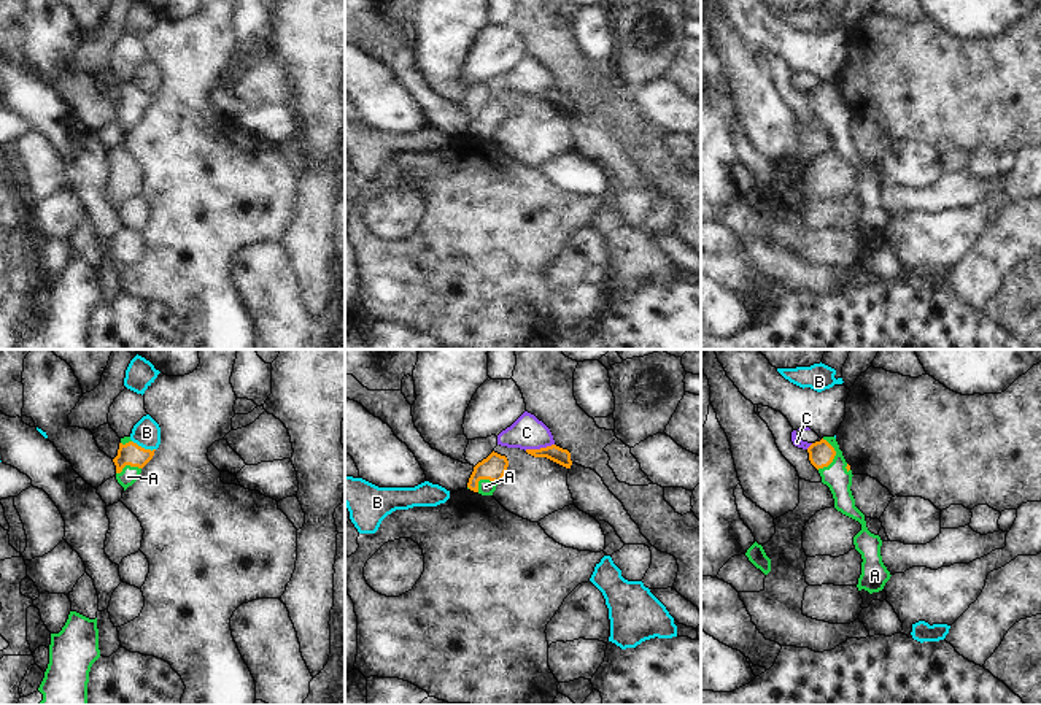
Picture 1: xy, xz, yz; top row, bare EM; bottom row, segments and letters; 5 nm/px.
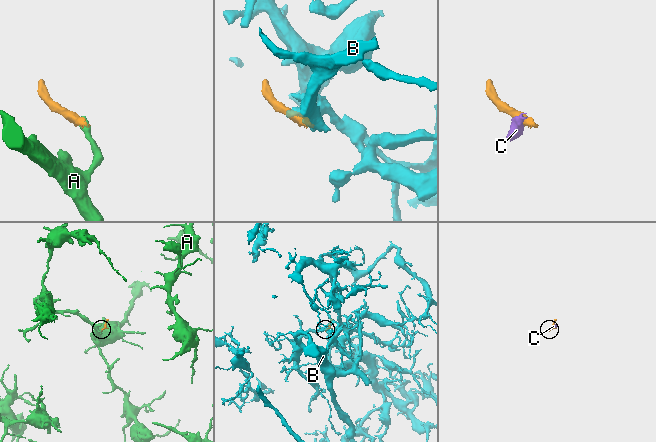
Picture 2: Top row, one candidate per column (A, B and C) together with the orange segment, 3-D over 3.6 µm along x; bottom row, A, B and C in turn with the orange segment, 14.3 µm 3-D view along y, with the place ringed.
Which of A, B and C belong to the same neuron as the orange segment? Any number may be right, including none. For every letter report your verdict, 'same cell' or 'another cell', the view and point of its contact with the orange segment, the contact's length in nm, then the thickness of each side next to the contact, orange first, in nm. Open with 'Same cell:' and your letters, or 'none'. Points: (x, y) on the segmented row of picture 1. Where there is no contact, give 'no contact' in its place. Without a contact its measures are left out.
Same cell: A
A: same cell; meets orange in yz at (835, 454); contact 170 nm long; 130 nm thick on the orange side, 130 nm on the other
B: another cell; meets orange in xy at (143, 448); contact 130 nm long; 120 nm thick on the orange side, 140 nm on the other
C: another cell; meets orange in xz at (541, 448); contact 160 nm long; 80 nm thick on the orange side, 170 nm on the other

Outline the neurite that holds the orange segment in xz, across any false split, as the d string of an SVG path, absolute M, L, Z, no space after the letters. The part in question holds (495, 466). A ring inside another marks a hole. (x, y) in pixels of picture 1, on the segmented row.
M493 451L486 459L474 467L467 489L482 495L493 495L497 483L504 478L507 467L507 457Z

